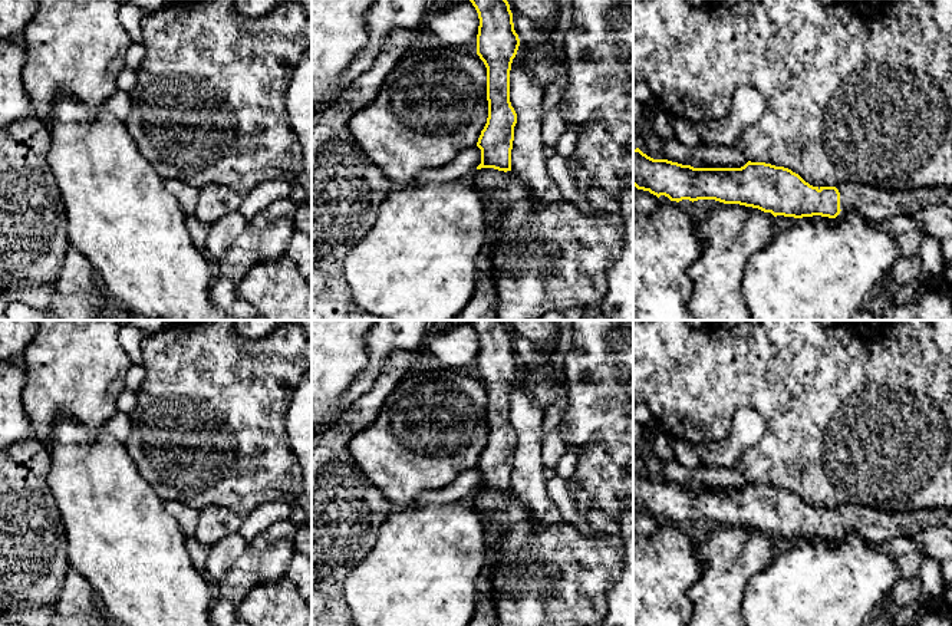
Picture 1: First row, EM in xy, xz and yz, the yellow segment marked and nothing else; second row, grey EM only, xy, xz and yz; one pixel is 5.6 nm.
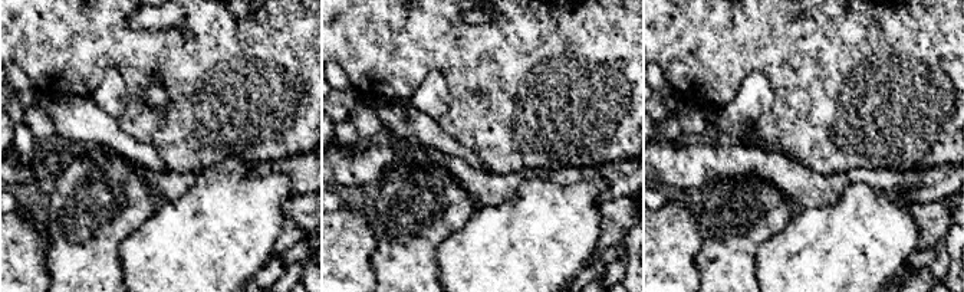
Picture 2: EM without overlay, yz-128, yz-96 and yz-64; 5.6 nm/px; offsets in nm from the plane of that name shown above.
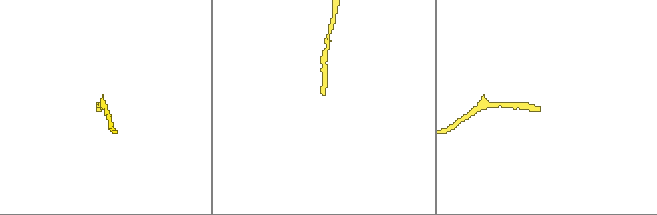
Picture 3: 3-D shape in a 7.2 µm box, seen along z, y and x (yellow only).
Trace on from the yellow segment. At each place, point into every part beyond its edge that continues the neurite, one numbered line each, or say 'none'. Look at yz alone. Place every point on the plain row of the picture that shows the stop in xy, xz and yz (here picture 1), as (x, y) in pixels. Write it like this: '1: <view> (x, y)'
1: yz (875, 526)

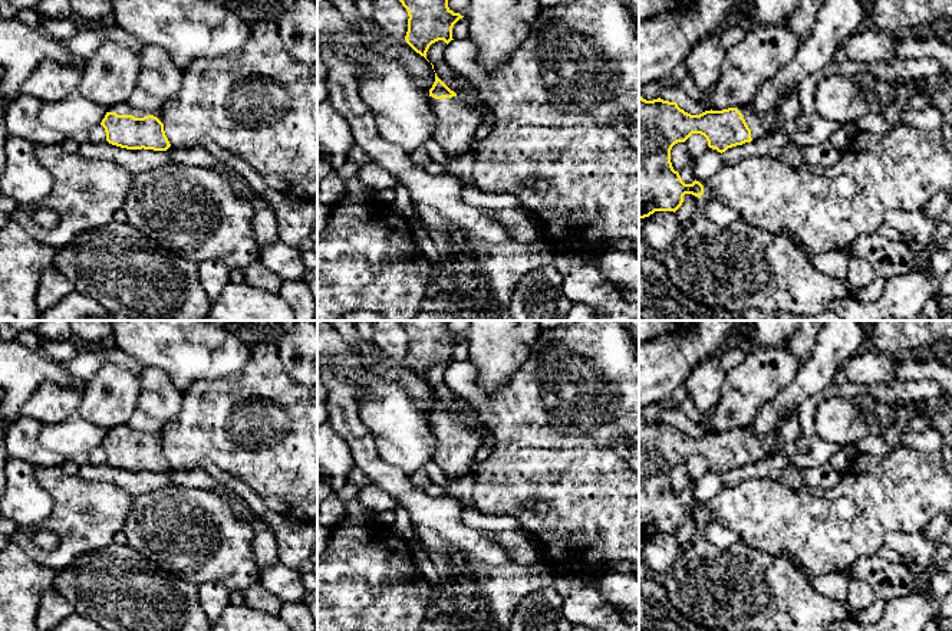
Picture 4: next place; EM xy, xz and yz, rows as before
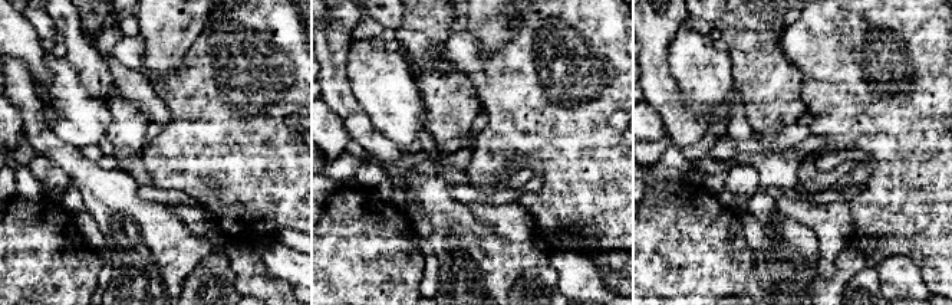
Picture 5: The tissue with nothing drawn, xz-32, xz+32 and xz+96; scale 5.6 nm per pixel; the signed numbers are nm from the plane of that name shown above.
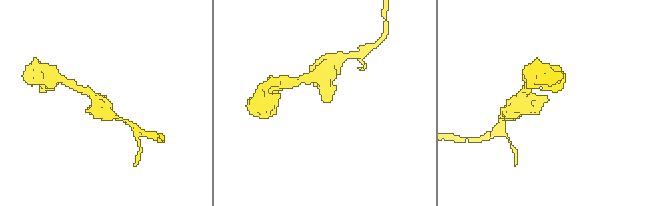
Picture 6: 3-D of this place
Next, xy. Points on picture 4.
1: xy (124, 430)

